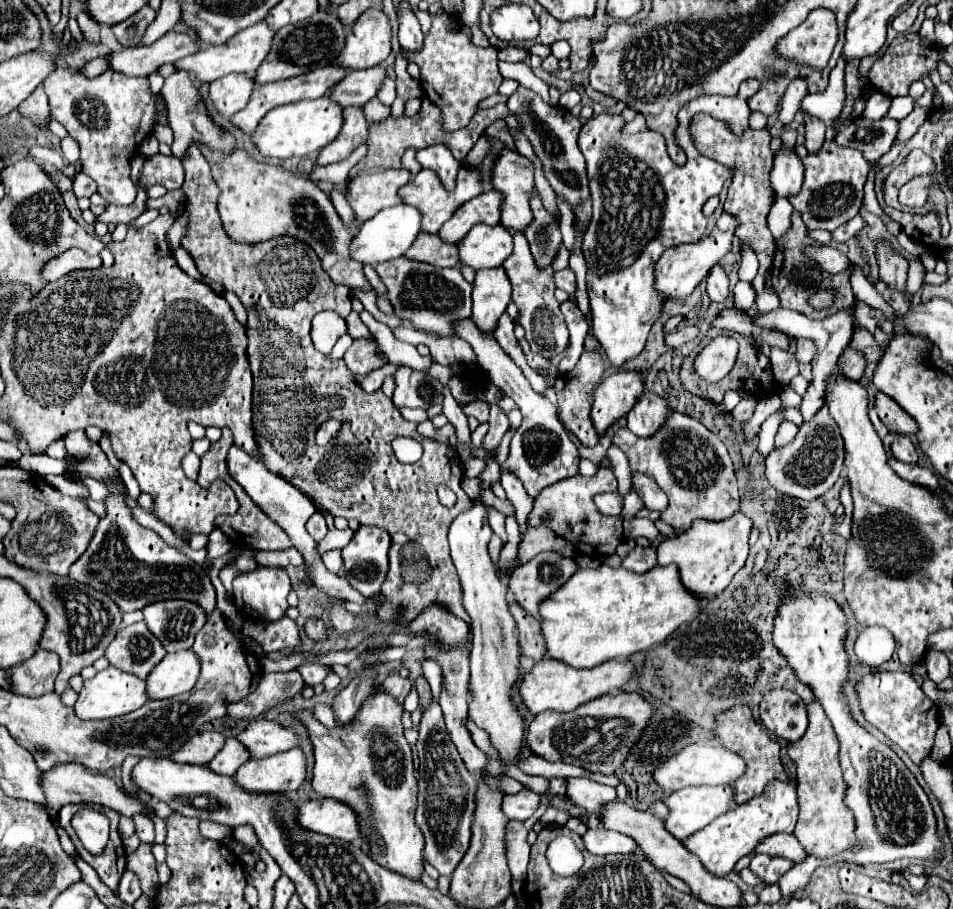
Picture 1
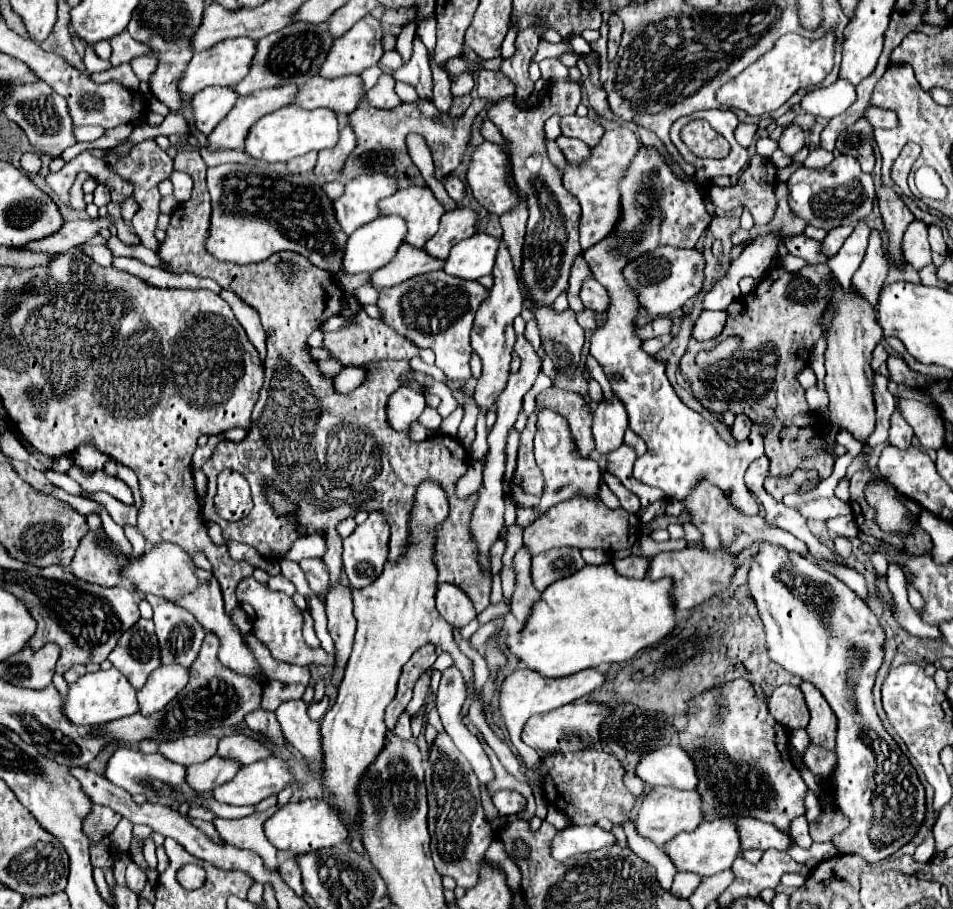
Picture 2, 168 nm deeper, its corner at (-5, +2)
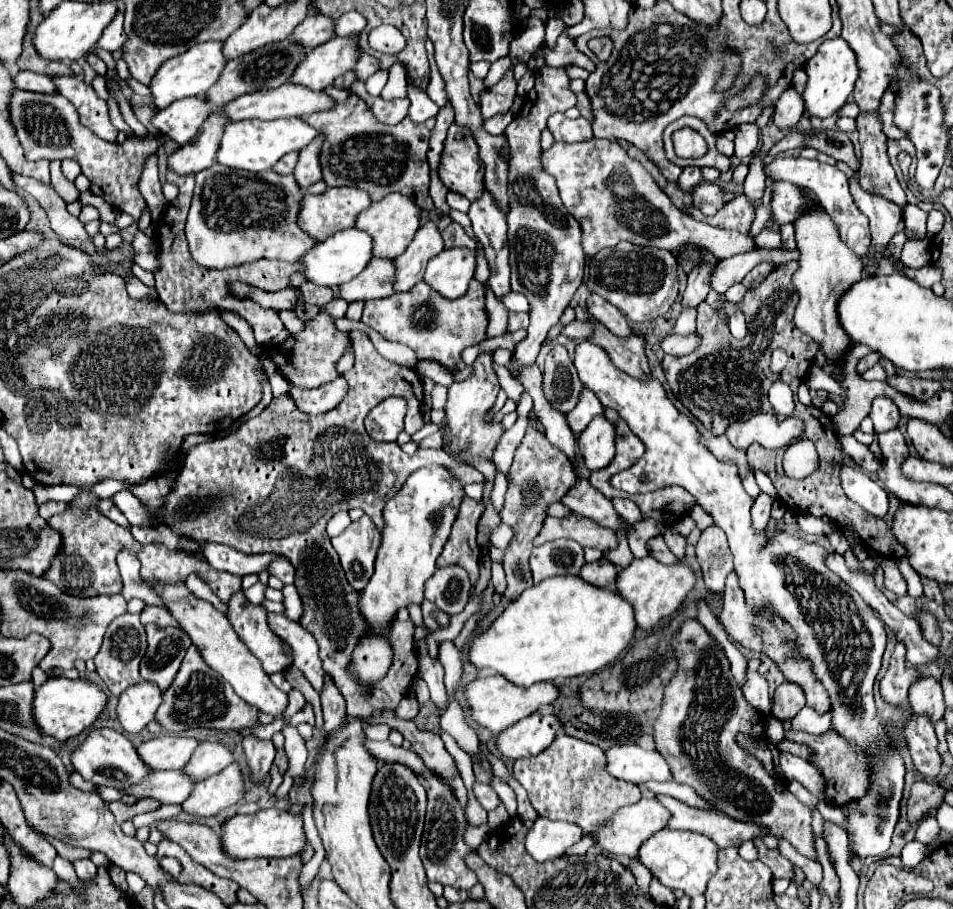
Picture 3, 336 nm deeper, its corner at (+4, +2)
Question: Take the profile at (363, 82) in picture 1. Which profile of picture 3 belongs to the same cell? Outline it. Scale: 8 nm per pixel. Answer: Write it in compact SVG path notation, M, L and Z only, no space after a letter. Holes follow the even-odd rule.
M285 83L281 87L275 89L259 89L255 93L247 93L241 95L229 103L223 105L225 117L229 121L245 121L245 119L281 119L281 117L303 117L303 115L311 115L313 111L323 111L329 109L333 105L331 97L327 97L327 93L323 91L311 91L311 89L303 89L299 85L291 85Z

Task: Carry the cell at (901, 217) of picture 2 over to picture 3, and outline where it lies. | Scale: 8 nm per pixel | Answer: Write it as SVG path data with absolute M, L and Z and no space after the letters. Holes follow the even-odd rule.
M859 113L857 131L861 141L861 183L863 189L871 193L879 193L897 205L905 205L905 191L897 181L897 175L889 163L887 155L887 137L881 131L879 115L875 113Z

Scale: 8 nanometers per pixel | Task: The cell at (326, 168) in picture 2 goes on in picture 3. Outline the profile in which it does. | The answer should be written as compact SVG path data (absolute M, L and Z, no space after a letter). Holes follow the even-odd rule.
M323 137L311 141L311 145L299 151L299 161L295 165L293 177L301 189L307 189L309 185L321 179L321 169L319 169L319 145L321 143L323 143Z

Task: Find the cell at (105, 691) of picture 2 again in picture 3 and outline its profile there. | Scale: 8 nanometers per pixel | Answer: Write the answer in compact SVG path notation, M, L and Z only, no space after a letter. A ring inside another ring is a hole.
M49 677L41 687L35 689L33 721L41 735L53 737L57 741L67 741L79 735L83 729L89 729L93 721L103 713L105 705L107 705L107 697L95 683L87 679Z

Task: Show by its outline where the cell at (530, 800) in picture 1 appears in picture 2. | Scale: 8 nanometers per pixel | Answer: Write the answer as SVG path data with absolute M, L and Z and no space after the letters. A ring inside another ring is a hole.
M496 791L492 803L502 815L518 815L526 807L526 799L518 791Z

